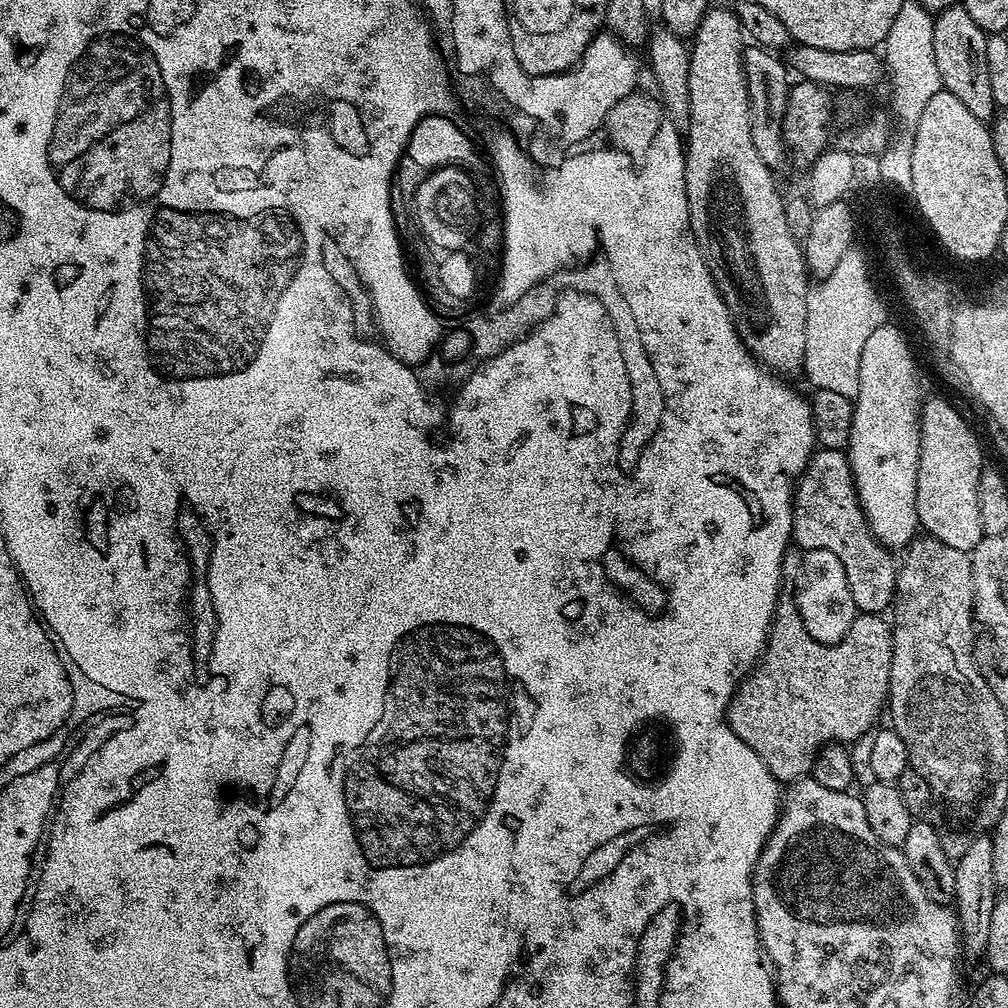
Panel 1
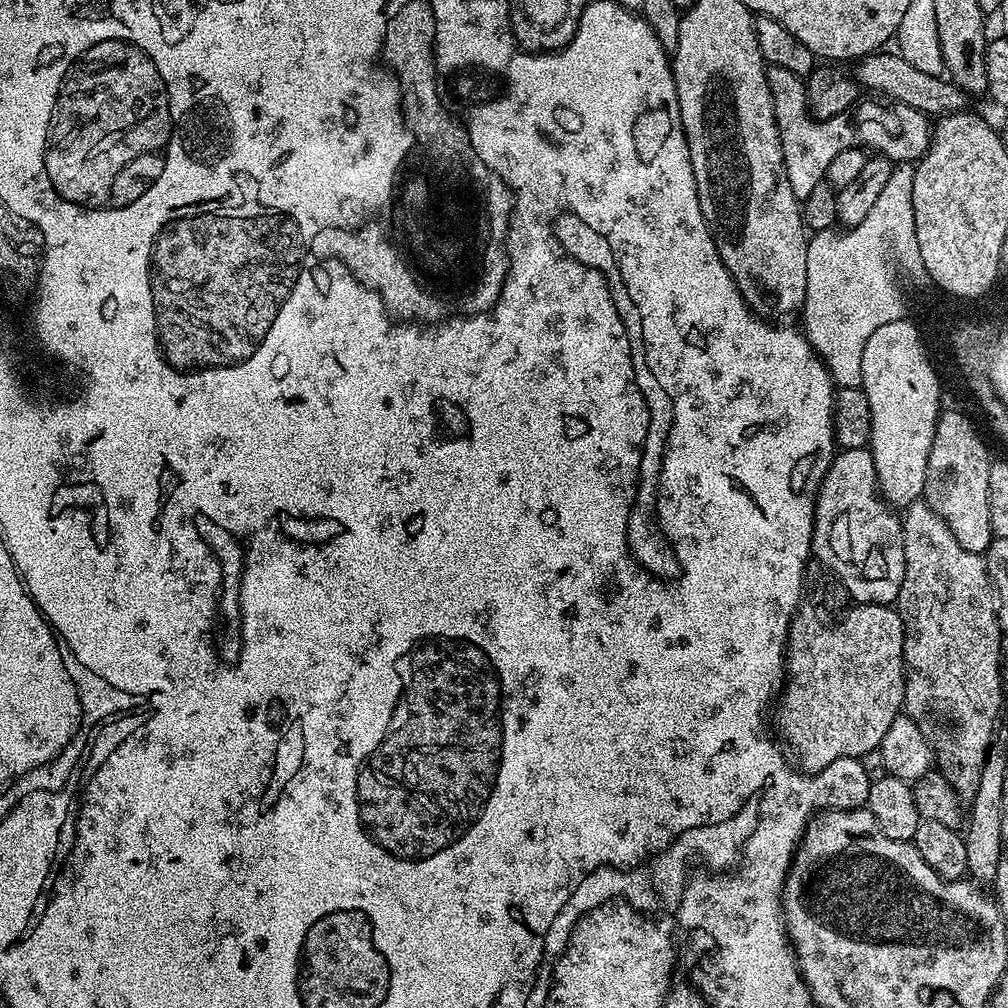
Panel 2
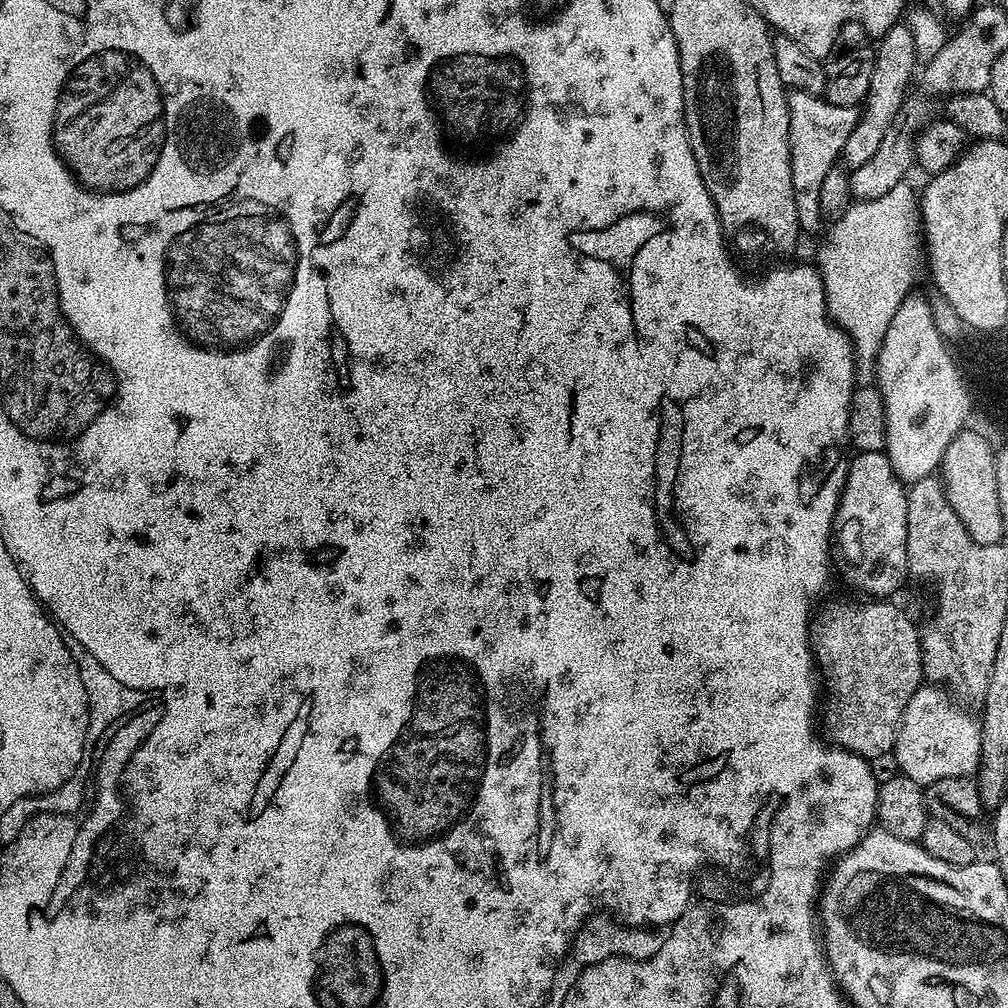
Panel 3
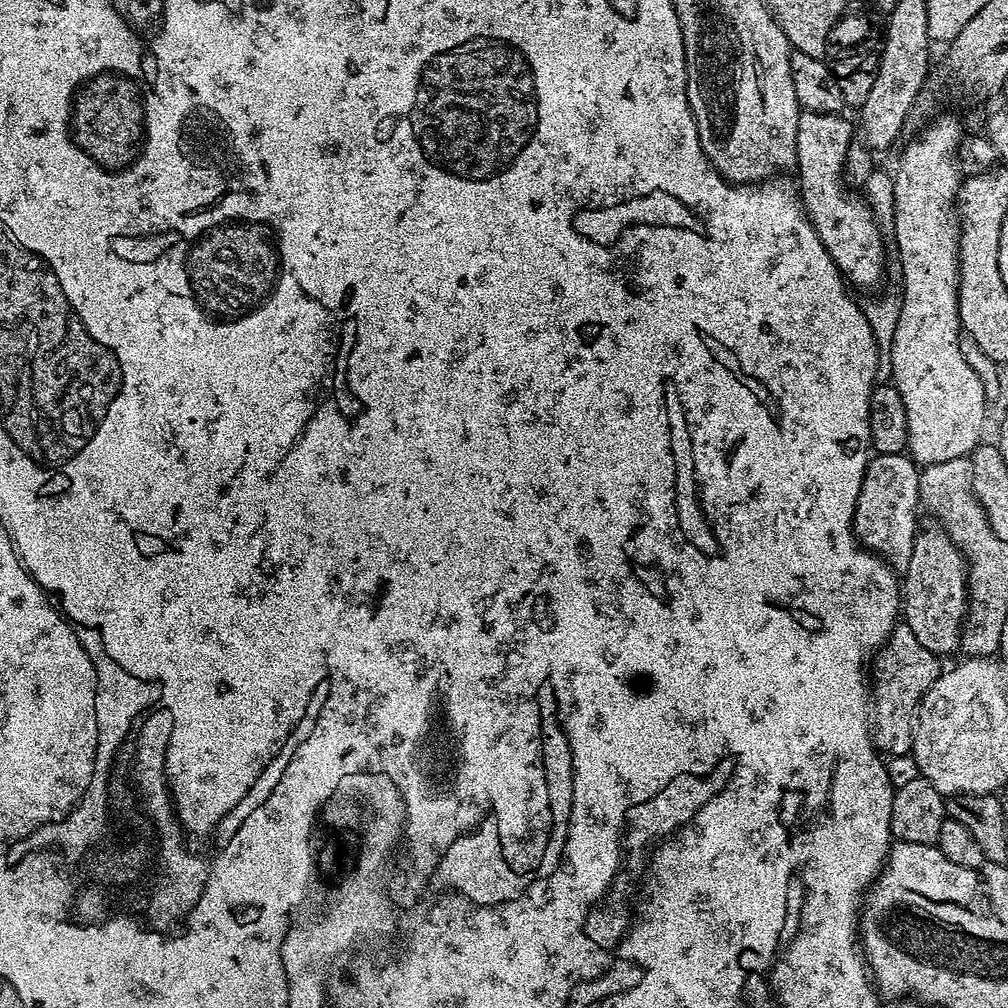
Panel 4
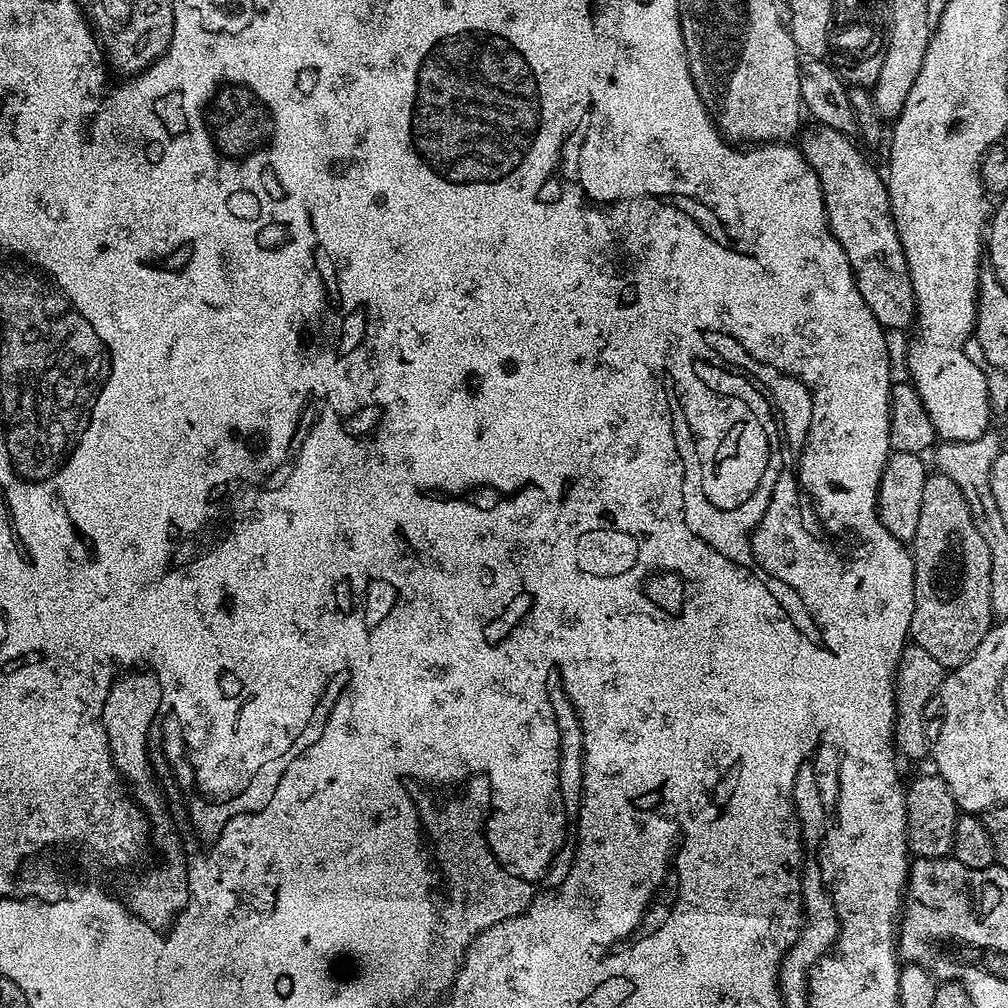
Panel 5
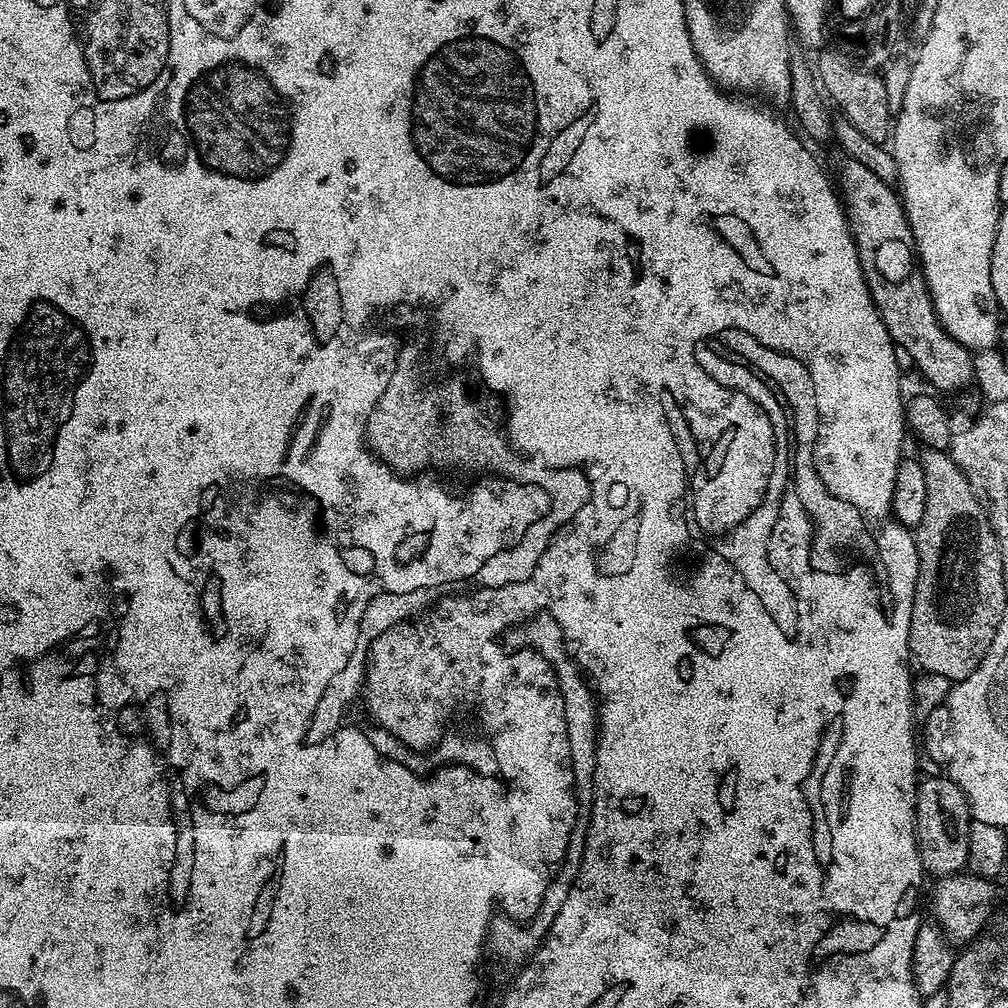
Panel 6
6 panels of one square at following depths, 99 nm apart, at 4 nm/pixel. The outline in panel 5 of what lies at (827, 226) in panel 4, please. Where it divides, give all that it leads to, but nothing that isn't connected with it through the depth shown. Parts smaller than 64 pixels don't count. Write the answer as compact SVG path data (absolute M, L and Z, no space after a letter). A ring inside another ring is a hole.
M815 122L809 125L799 133L798 147L814 174L818 174L828 228L838 238L842 250L846 250L858 294L862 294L862 302L870 306L870 314L878 318L885 330L911 329L916 318L914 286L894 226L885 177L872 169L871 162L852 145L849 136L830 130L830 126Z

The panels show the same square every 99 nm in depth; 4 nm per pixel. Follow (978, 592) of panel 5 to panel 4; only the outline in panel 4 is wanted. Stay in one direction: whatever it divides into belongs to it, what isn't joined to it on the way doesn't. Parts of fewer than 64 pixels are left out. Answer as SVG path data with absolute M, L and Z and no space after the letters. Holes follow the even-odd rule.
M929 523L929 528L921 527L916 534L914 554L910 554L910 566L902 573L902 620L914 630L914 638L926 646L937 658L944 658L947 652L960 648L960 634L968 611L968 562L964 553L953 542L939 524Z

